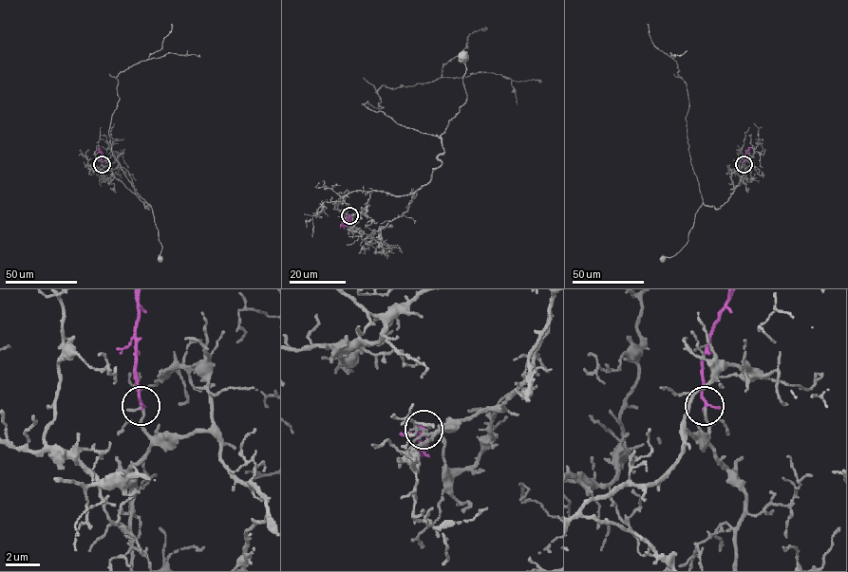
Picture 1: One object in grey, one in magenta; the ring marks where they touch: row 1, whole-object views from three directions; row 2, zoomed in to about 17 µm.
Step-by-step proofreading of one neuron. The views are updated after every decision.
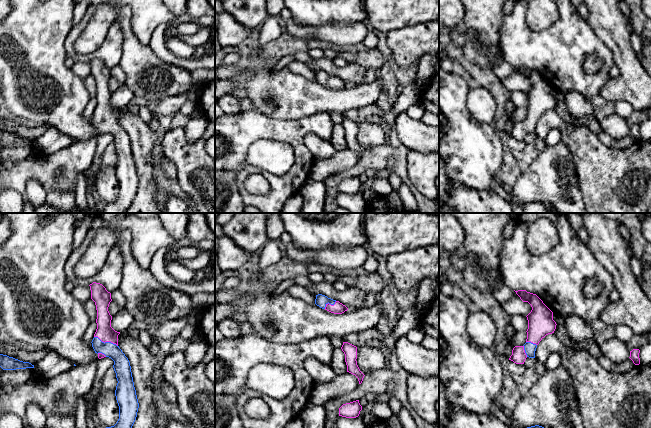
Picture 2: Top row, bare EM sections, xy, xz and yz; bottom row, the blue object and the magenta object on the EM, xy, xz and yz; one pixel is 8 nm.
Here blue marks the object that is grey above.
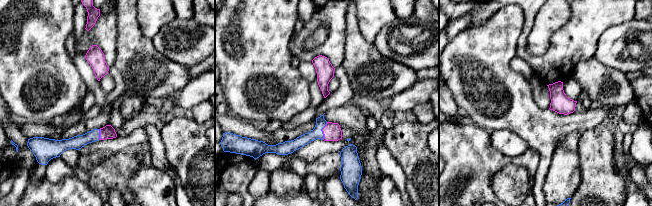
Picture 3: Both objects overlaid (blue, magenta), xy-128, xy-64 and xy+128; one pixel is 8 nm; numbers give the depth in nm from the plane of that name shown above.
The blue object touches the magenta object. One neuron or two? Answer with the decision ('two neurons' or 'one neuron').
one neuron

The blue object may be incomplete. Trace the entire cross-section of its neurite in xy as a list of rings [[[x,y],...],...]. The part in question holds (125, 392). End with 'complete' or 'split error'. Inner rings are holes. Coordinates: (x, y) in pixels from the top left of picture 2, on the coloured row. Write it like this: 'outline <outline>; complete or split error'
outline [[[93,282],[89,285],[91,299],[95,302],[97,310],[97,329],[92,340],[92,347],[98,358],[109,357],[114,361],[114,371],[117,378],[115,390],[119,406],[119,419],[114,426],[106,428],[132,428],[139,408],[139,403],[134,387],[131,366],[128,358],[118,346],[120,332],[111,327],[112,316],[108,311],[111,293],[100,284]]]; split error

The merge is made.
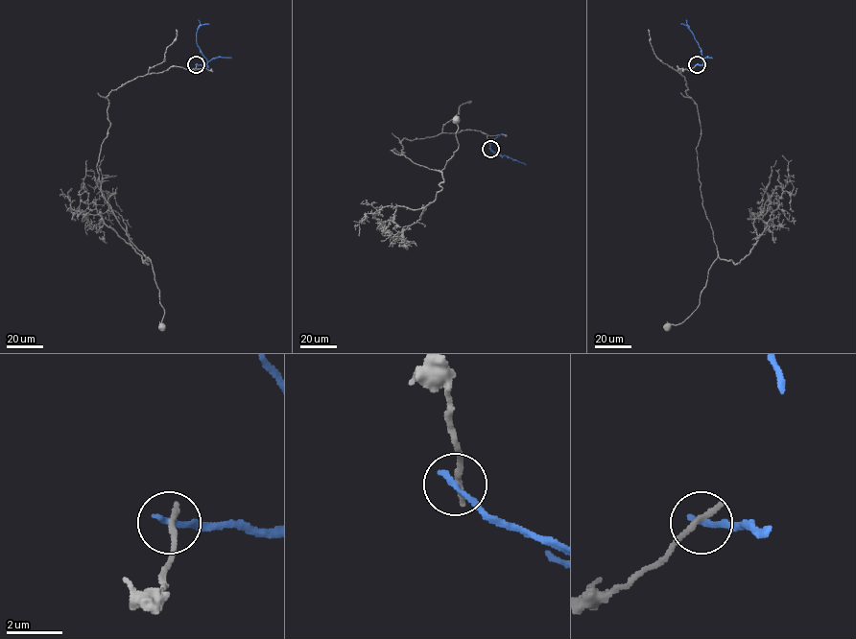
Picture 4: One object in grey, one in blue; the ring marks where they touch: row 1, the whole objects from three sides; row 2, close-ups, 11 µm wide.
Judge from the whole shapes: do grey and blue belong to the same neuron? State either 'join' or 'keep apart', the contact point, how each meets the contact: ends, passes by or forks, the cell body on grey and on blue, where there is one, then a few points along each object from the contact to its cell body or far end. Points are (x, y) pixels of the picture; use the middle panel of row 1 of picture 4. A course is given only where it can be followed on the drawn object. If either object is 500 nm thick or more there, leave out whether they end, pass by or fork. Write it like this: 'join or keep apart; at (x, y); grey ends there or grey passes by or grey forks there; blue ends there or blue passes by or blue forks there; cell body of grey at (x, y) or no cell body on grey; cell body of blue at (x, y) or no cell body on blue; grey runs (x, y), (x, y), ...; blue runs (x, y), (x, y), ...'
keep apart; at (490, 149); grey ends there; blue ends there; cell body of grey at (456, 120); no cell body on blue; grey runs (490, 149), (487, 134), (465, 130), (404, 138), (404, 153), (391, 151), (440, 172), (458, 149), (456, 119); blue runs (490, 149), (501, 155), (494, 153), (490, 146), (503, 133)

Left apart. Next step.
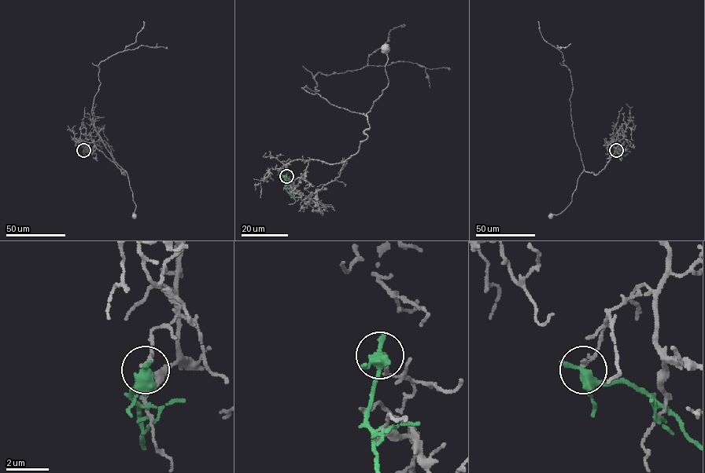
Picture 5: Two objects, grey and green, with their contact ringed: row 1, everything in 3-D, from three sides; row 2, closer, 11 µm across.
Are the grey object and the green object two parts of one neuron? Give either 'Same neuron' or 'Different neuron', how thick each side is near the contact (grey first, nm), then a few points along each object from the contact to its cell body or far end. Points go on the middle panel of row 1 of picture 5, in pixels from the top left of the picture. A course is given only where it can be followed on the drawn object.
Different neuron. Thickness 160 nm (grey) against 420 nm. Course of grey: (286, 176), (289, 185), (311, 159), (336, 164), (358, 152), (370, 127), (367, 114), (388, 86), (385, 48). Course of green: (286, 176), (286, 189), (295, 200)

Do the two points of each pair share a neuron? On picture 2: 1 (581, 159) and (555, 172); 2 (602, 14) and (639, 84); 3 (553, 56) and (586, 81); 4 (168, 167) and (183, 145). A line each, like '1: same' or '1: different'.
1: different
2: same
3: same
4: different

